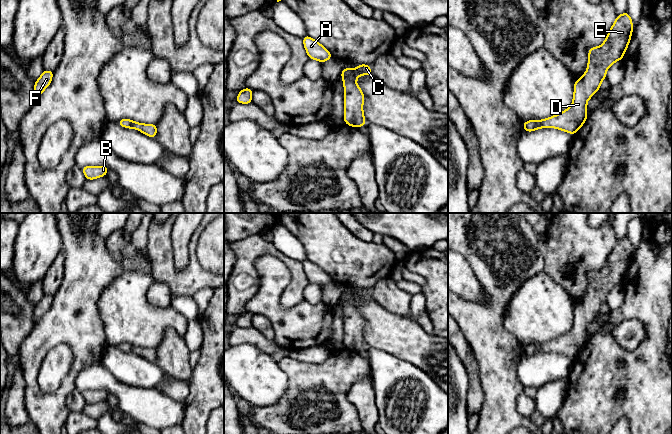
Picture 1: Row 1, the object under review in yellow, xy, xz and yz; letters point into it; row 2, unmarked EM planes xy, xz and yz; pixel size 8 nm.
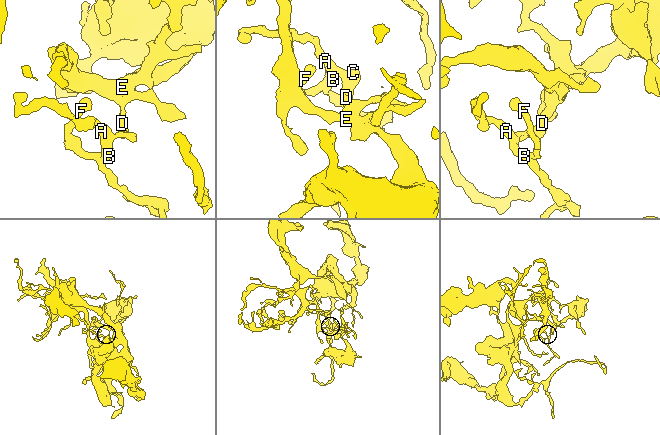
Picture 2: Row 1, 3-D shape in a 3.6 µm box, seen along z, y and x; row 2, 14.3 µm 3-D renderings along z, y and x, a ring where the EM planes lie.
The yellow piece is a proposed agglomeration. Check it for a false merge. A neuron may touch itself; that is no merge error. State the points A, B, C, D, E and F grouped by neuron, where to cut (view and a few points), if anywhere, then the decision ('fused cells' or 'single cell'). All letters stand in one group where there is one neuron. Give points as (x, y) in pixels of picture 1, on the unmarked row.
groups A B C D E F; cut none; single cell

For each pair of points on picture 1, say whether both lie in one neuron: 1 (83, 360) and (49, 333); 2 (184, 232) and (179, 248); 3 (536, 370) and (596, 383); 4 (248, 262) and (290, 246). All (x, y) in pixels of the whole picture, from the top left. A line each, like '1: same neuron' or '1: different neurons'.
1: same neuron
2: same neuron
3: different neurons
4: different neurons

